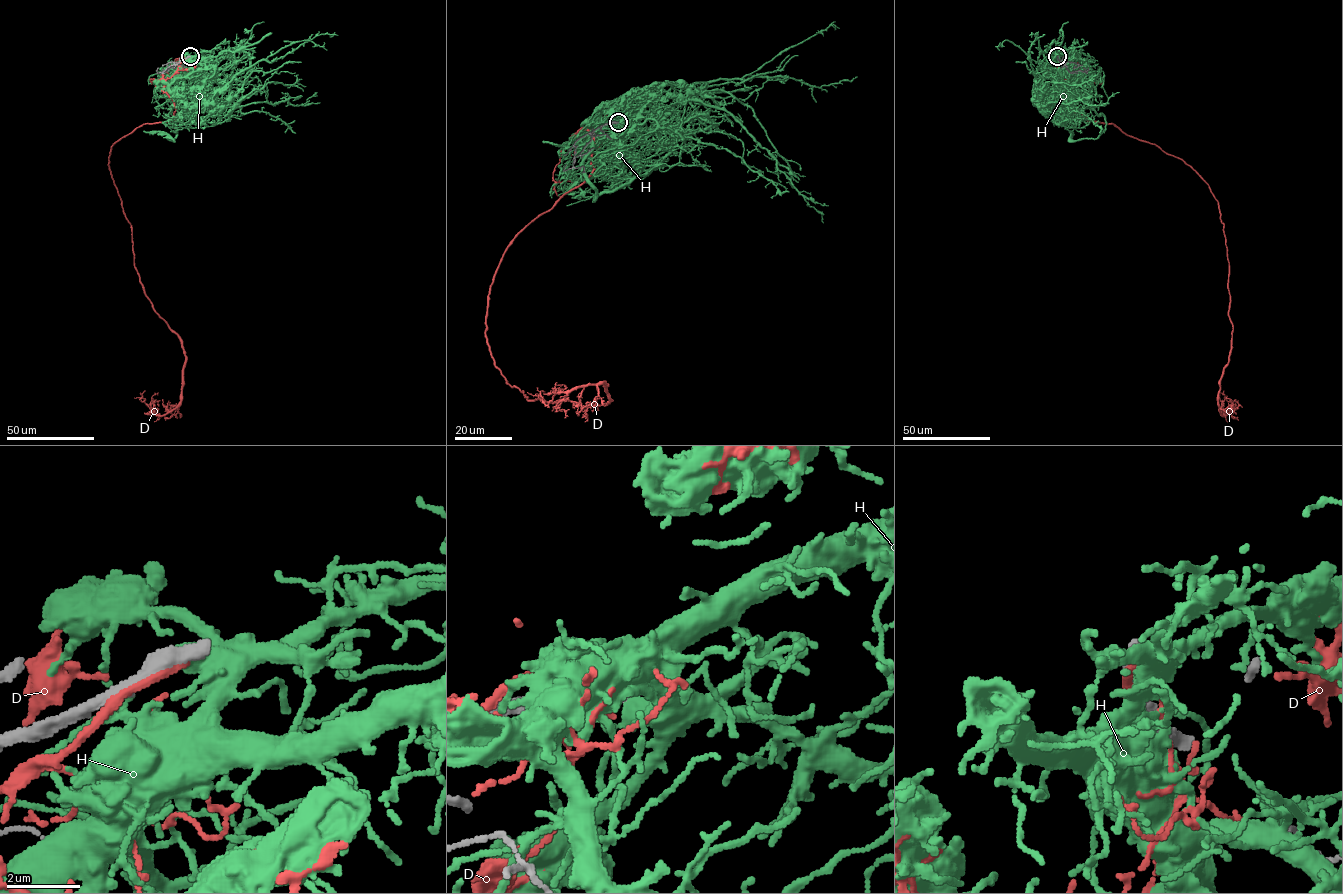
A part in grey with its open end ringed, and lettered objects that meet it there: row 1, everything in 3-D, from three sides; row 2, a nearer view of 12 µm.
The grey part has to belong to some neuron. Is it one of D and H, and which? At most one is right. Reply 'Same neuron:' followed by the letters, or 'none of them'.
Same neuron: none of them

